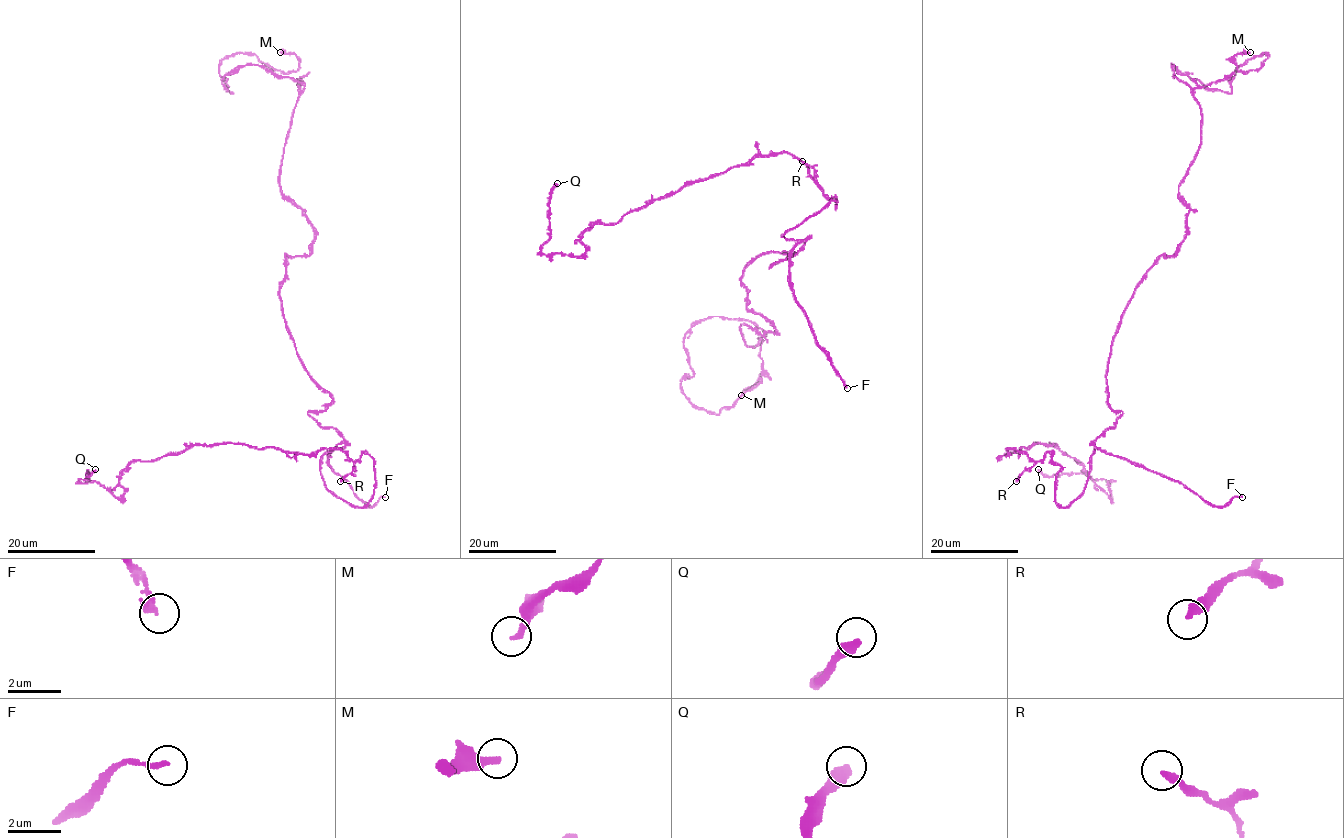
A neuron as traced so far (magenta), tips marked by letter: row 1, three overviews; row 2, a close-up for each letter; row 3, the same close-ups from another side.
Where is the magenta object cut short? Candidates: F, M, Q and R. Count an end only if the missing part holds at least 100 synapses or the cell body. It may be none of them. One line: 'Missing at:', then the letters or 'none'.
Missing at: F

